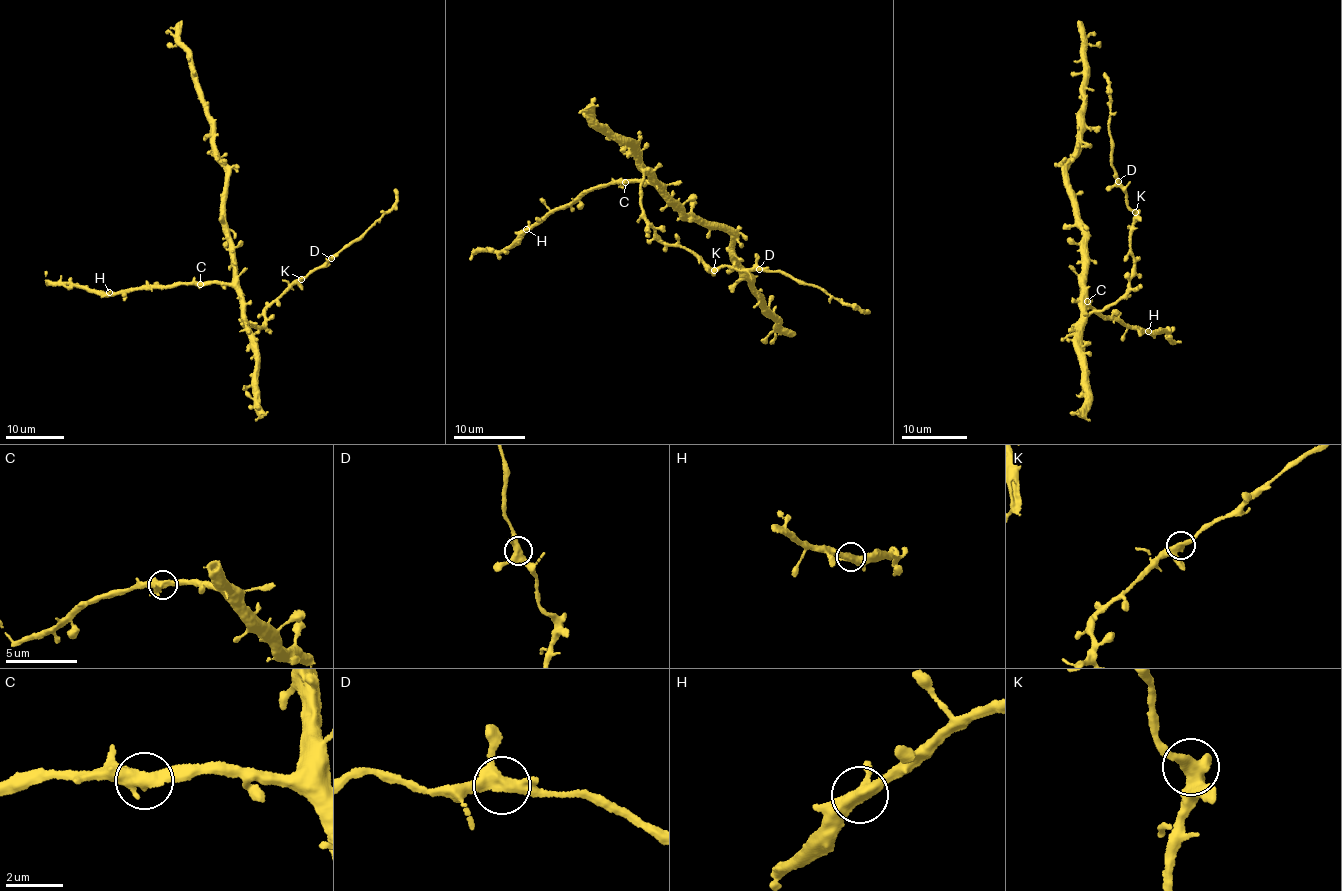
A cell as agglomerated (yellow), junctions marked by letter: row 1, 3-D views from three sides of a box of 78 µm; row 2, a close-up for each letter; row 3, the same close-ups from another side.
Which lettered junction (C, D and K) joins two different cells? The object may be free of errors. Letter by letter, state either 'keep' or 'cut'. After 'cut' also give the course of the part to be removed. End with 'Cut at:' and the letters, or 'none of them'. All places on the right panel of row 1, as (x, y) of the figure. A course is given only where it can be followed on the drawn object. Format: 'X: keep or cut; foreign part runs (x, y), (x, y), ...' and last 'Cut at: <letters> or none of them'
C: keep
D: keep
K: keep
Cut at: none of them

